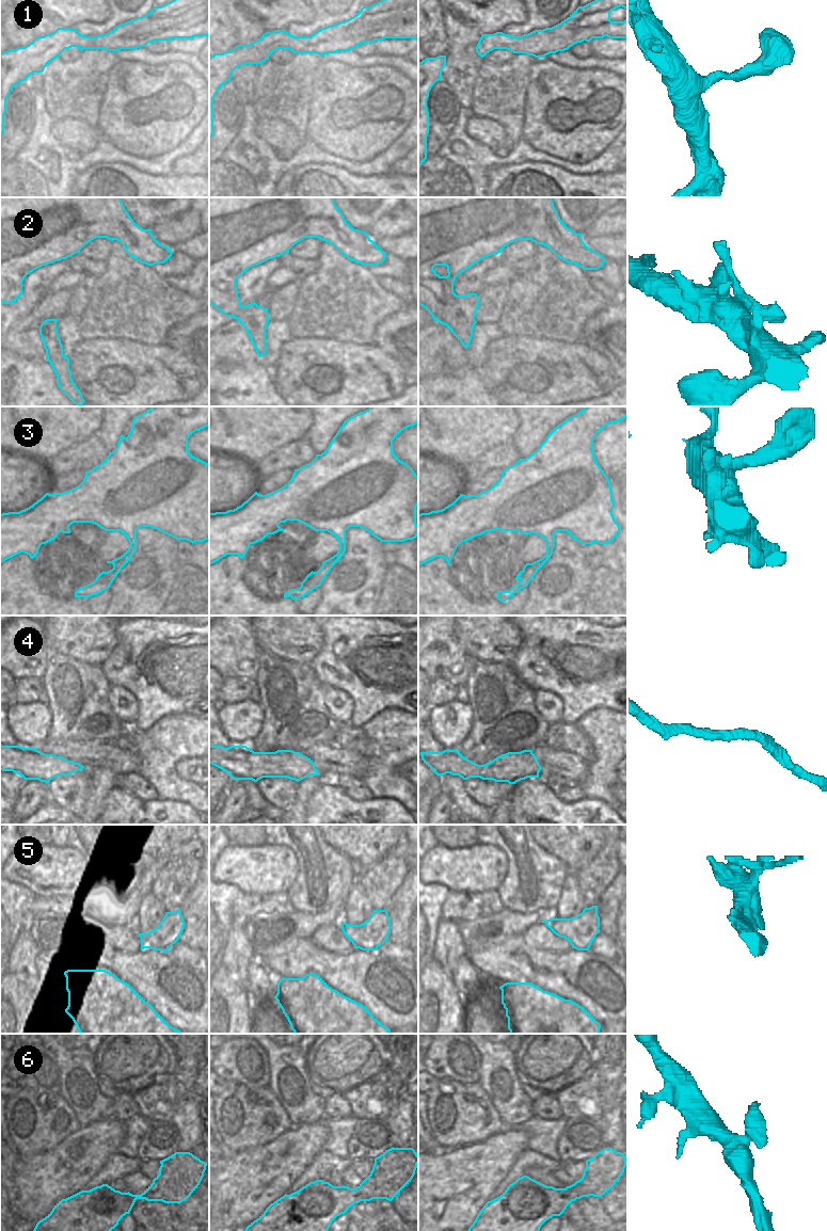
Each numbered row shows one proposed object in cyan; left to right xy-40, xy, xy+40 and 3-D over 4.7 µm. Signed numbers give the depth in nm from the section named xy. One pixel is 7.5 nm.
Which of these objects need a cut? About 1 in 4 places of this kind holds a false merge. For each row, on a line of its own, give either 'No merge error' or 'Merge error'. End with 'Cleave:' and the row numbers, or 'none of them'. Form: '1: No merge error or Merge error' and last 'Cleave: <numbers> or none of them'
1: No merge error
2: No merge error
3: No merge error
4: No merge error
5: Merge error
6: No merge error
Cleave: 5.

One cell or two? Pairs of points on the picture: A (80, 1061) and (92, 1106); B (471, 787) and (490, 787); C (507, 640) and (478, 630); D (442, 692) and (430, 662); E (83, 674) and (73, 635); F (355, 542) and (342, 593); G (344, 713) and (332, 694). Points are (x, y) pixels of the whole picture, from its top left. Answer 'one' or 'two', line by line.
A: one
B: one
C: one
D: two
E: two
F: one
G: one

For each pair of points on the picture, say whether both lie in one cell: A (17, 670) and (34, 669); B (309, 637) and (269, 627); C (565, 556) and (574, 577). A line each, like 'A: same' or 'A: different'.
A: same
B: same
C: same

